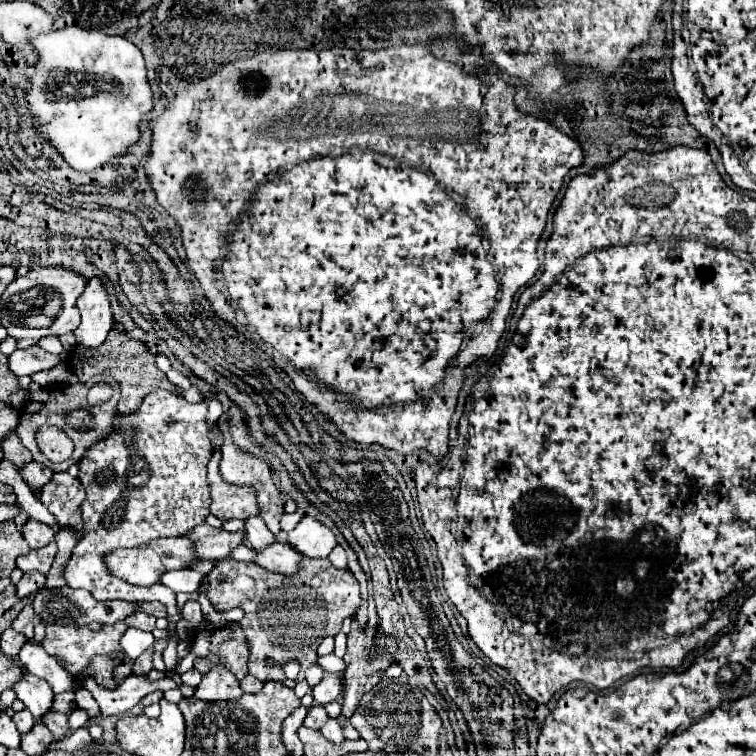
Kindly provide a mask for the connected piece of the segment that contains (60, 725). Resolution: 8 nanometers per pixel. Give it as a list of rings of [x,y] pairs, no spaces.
[[[50,711],[44,719],[44,725],[50,729],[50,733],[54,735],[54,739],[64,739],[70,731],[70,725],[68,725],[68,717],[62,715],[62,713],[56,713],[56,711]]]

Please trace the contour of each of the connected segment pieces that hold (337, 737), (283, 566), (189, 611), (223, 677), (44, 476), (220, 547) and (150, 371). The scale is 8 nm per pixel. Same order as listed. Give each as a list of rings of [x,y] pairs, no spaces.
[[[330,719],[330,723],[326,723],[326,727],[322,727],[320,729],[322,731],[322,735],[330,741],[330,743],[334,743],[336,747],[342,747],[344,745],[344,733],[342,733],[342,729],[340,729],[340,725],[338,725],[338,721],[336,719]]]
[[[274,543],[258,551],[258,557],[256,557],[258,565],[262,565],[264,569],[272,573],[280,573],[280,575],[292,575],[294,571],[298,571],[300,561],[302,557],[288,543]]]
[[[190,599],[190,601],[186,601],[186,605],[184,605],[184,609],[182,609],[182,617],[192,625],[192,627],[198,627],[200,623],[202,623],[202,609],[200,609],[200,603],[198,601],[194,601],[194,599]]]
[[[214,667],[196,687],[194,697],[202,701],[228,701],[242,695],[238,679],[224,667]]]
[[[30,461],[30,463],[26,463],[26,467],[20,467],[18,471],[32,491],[38,491],[40,487],[44,487],[52,477],[52,471],[38,461]]]
[[[208,523],[198,525],[188,533],[188,537],[196,543],[196,553],[202,559],[228,559],[230,553],[244,543],[246,531],[228,533],[224,529],[210,527]]]
[[[112,329],[106,337],[106,341],[100,347],[80,347],[76,345],[76,349],[72,351],[70,357],[70,369],[72,373],[78,375],[80,381],[88,381],[94,375],[108,375],[114,381],[120,383],[122,387],[122,395],[120,395],[120,403],[118,403],[118,411],[124,415],[132,415],[134,411],[138,411],[138,407],[142,405],[142,399],[146,397],[146,393],[156,391],[156,389],[168,389],[178,393],[178,387],[172,385],[166,375],[156,367],[156,355],[150,353],[150,349],[142,343],[132,339],[126,331],[122,329]]]

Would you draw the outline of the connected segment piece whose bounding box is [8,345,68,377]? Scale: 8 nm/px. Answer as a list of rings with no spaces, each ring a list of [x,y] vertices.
[[[32,345],[28,349],[16,349],[10,357],[8,357],[8,365],[10,365],[10,371],[18,377],[22,375],[32,375],[36,371],[42,371],[42,369],[50,369],[54,367],[56,363],[60,361],[66,361],[68,359],[68,353],[62,353],[62,355],[52,355],[48,351],[44,351],[42,347],[38,345]]]

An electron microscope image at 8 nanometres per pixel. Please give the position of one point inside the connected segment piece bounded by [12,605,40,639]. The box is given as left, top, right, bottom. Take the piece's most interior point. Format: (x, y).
(24, 623)

